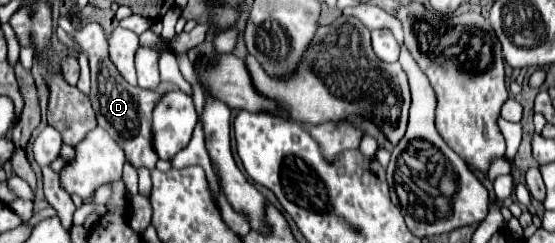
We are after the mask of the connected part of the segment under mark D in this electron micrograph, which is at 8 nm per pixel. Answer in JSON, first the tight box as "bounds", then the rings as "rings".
{"bounds":[67,23,159,169],"rings":[[[89,23],[85,27],[69,27],[67,29],[73,39],[83,47],[83,51],[89,57],[89,67],[91,67],[91,105],[97,115],[99,127],[103,127],[125,151],[125,161],[131,163],[135,169],[149,167],[155,169],[157,163],[157,153],[151,143],[151,111],[155,103],[159,101],[159,93],[147,91],[141,87],[131,87],[115,69],[107,55],[107,35],[103,33],[103,27],[97,23]]]}

